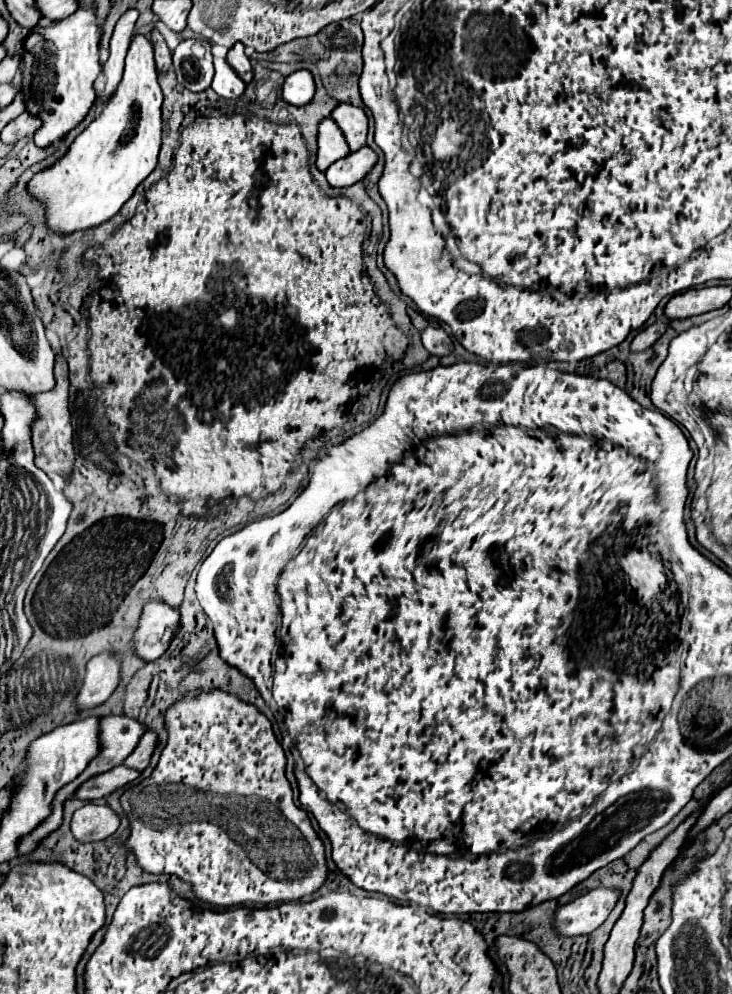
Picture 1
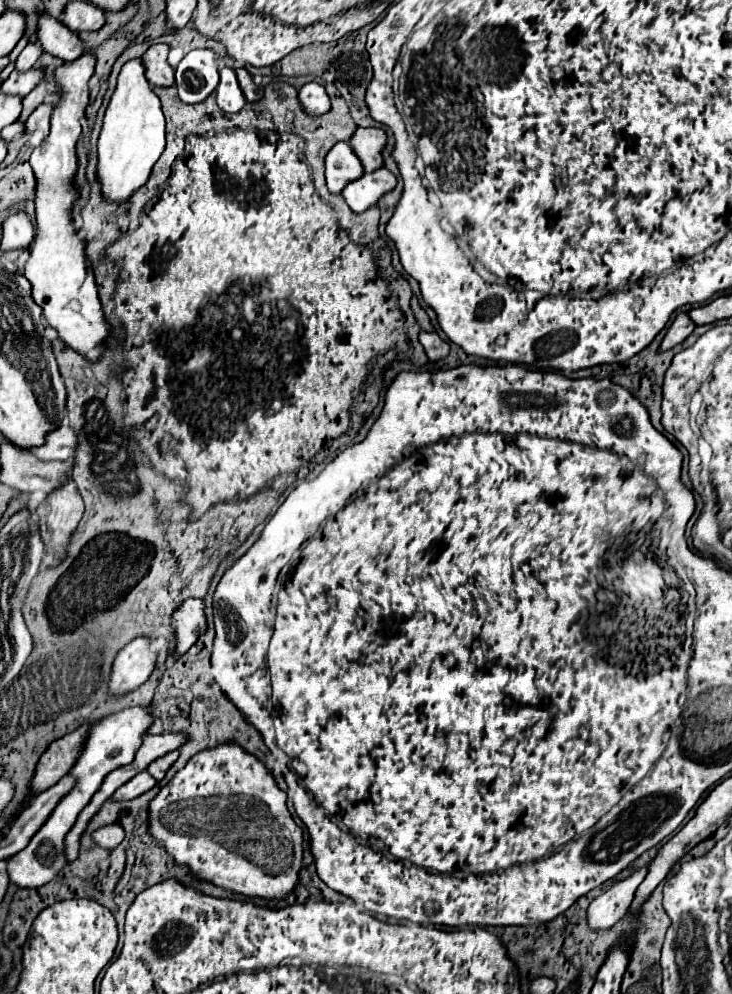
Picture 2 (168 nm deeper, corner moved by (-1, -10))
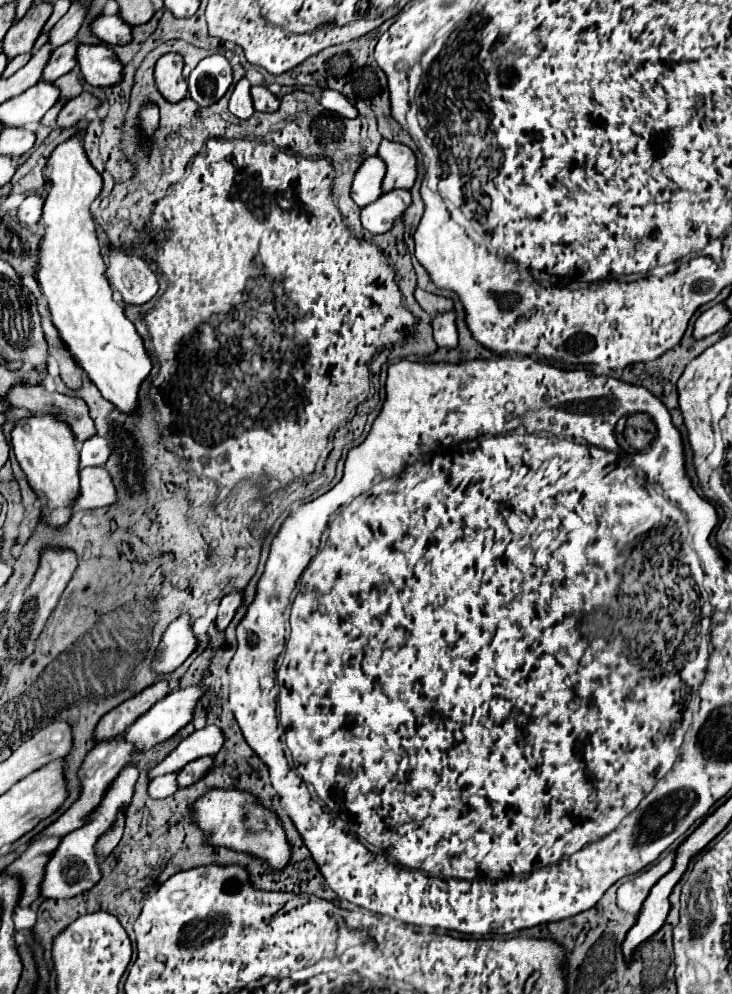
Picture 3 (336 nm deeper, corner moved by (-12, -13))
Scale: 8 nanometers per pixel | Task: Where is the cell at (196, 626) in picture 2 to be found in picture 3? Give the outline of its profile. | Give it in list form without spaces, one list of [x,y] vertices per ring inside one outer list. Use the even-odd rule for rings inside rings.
[[[242,591],[238,593],[228,593],[222,601],[220,601],[220,607],[218,607],[218,617],[216,617],[216,623],[218,623],[218,629],[224,631],[228,627],[228,623],[232,621],[232,617],[236,615],[238,607],[242,605],[244,601],[244,595]]]

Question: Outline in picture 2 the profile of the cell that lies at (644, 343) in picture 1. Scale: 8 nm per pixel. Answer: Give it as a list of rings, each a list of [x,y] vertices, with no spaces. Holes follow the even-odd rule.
[[[681,312],[675,320],[673,320],[673,324],[669,326],[669,330],[667,330],[667,334],[665,334],[665,338],[661,340],[661,346],[659,346],[659,352],[663,352],[663,350],[669,350],[669,348],[673,348],[673,346],[677,346],[679,342],[683,342],[691,332],[693,332],[693,328],[695,328],[695,324],[691,322],[691,318],[685,314],[685,312]]]

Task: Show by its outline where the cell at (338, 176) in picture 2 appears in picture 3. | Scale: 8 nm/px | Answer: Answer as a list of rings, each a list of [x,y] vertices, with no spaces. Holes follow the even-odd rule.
[[[370,157],[360,165],[352,183],[352,199],[356,201],[356,205],[366,207],[382,195],[384,171],[386,167],[380,157]]]

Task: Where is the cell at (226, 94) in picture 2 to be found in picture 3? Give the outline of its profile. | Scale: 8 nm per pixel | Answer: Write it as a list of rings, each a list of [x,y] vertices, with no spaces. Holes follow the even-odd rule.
[[[244,77],[236,83],[232,97],[230,97],[230,113],[236,115],[238,119],[250,119],[254,113],[252,107],[252,97],[250,97],[250,81]]]

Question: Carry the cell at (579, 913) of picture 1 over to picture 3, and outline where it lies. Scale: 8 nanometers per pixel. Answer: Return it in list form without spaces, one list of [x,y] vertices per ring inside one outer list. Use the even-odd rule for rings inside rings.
[[[676,849],[670,851],[658,863],[654,863],[648,871],[638,873],[636,879],[622,883],[618,889],[618,907],[626,913],[638,913],[642,909],[642,903],[648,897],[650,889],[658,883],[658,879],[664,877],[664,873],[668,873],[672,869],[674,857],[676,857]]]

